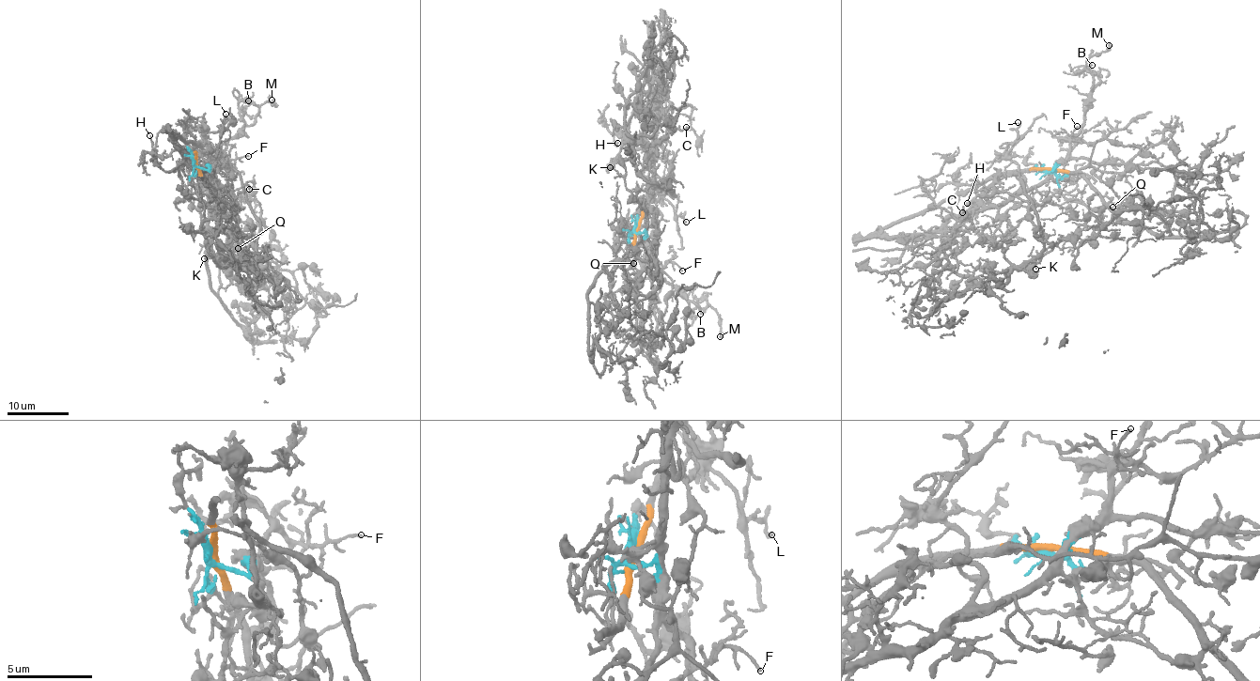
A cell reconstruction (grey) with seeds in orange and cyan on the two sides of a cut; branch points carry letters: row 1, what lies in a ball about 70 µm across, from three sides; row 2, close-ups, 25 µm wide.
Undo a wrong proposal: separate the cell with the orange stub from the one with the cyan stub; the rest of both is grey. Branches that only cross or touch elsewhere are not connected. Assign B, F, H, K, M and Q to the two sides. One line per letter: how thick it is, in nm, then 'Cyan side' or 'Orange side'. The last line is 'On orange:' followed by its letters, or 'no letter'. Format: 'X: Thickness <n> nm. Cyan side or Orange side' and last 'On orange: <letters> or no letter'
B: Thickness 180 nm. Cyan side
F: Thickness 150 nm. Cyan side
H: Thickness 150 nm. Cyan side
K: Thickness 130 nm. Orange side
M: Thickness 180 nm. Cyan side
Q: Thickness 240 nm. Orange side
On orange: K, Q

